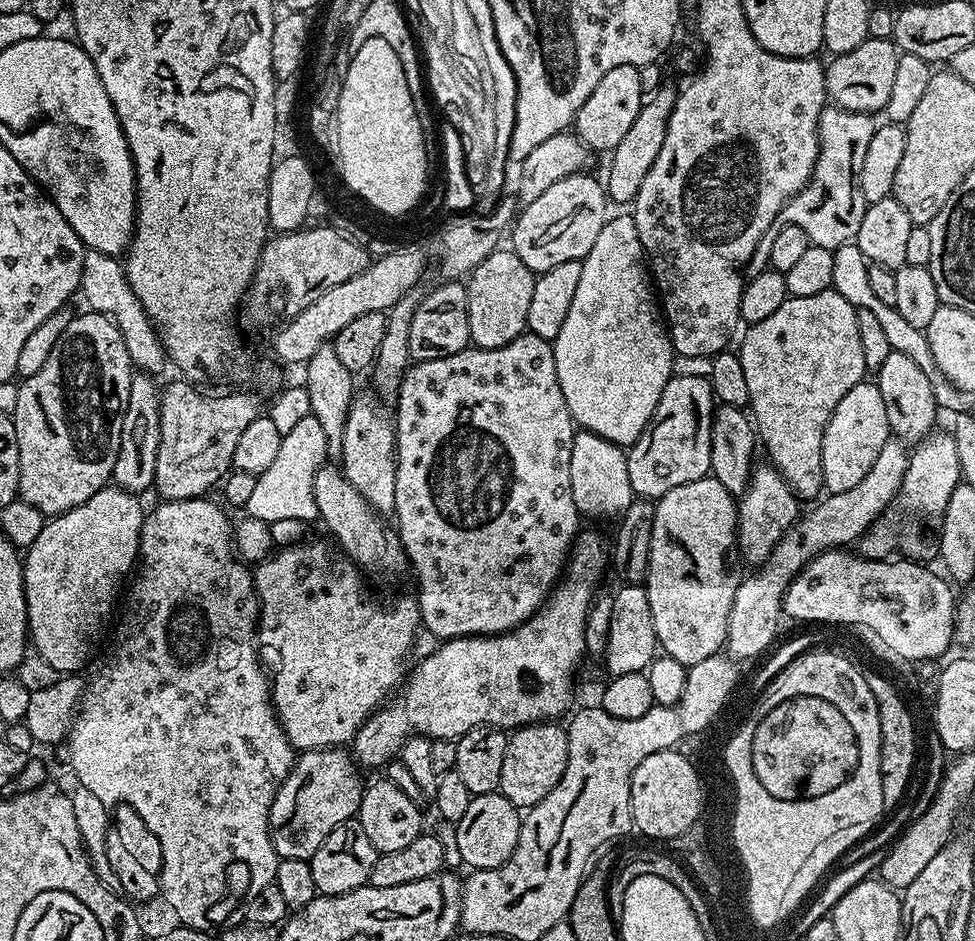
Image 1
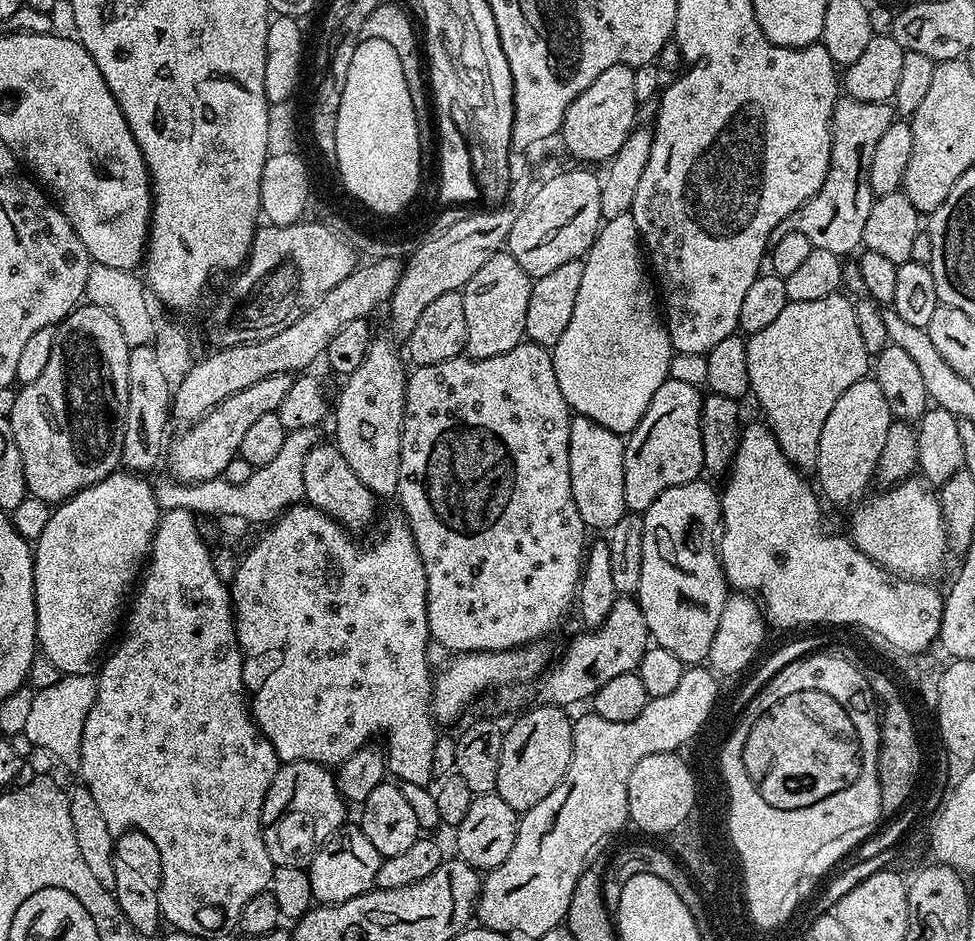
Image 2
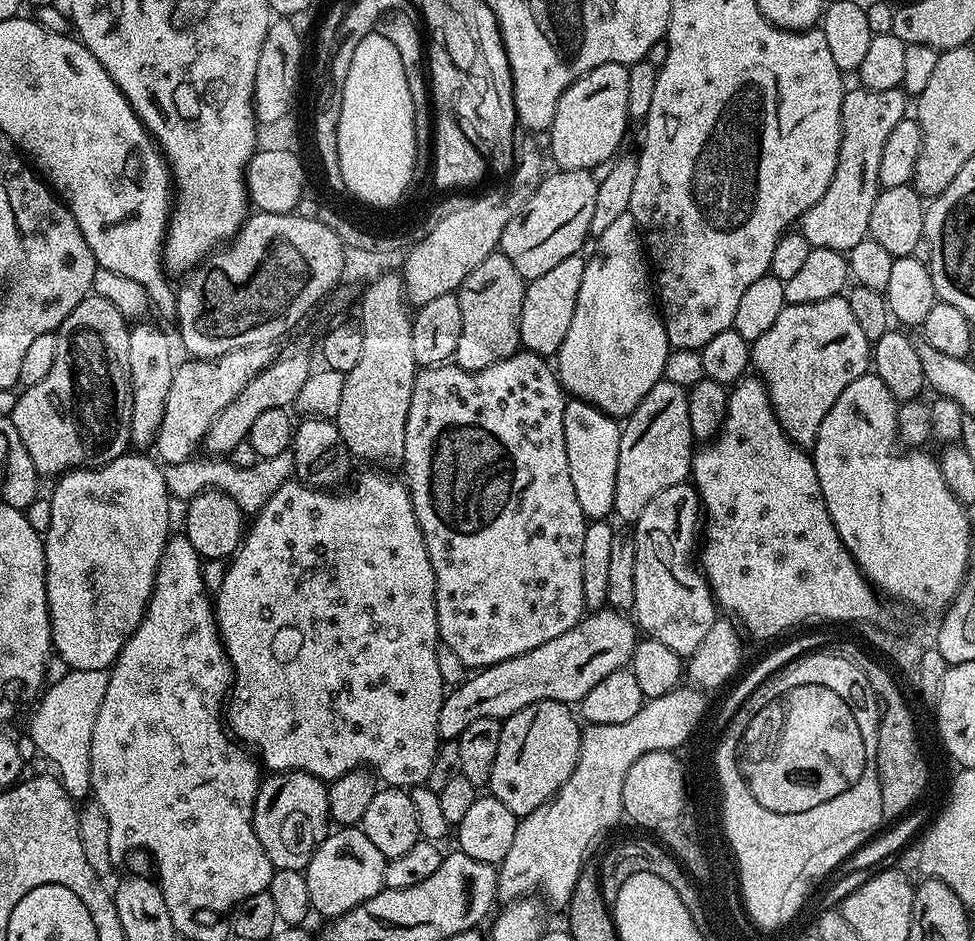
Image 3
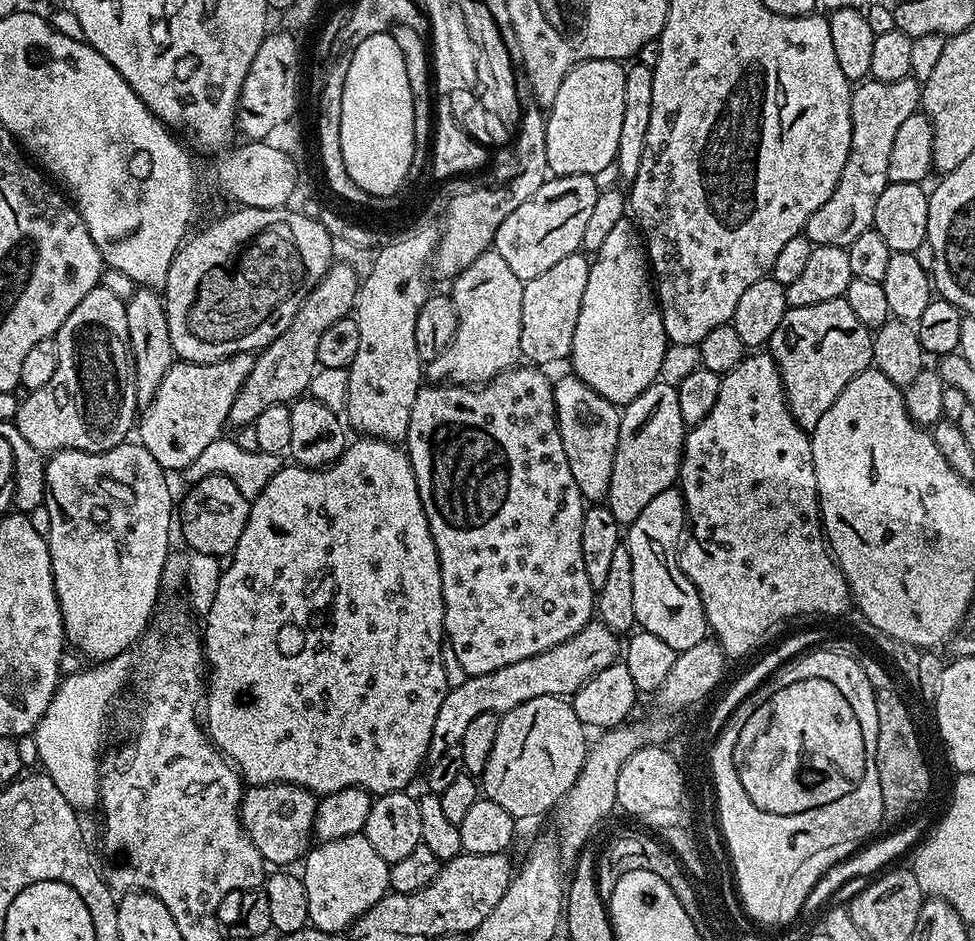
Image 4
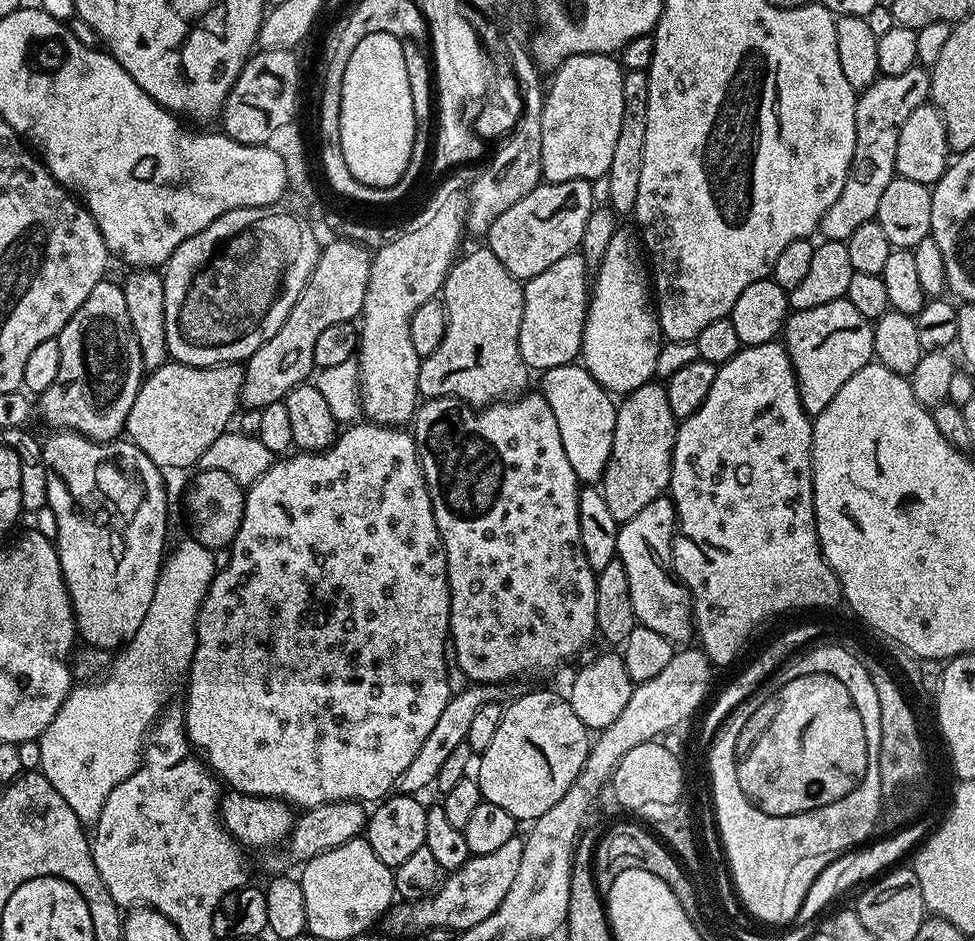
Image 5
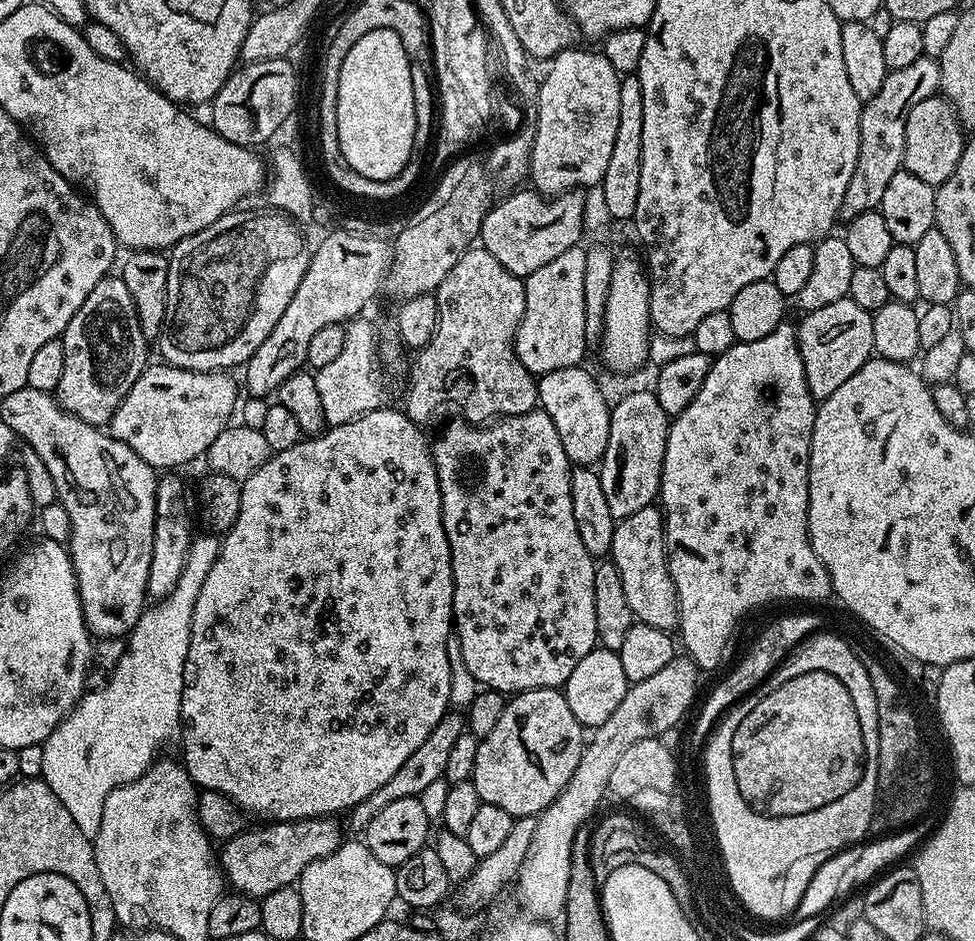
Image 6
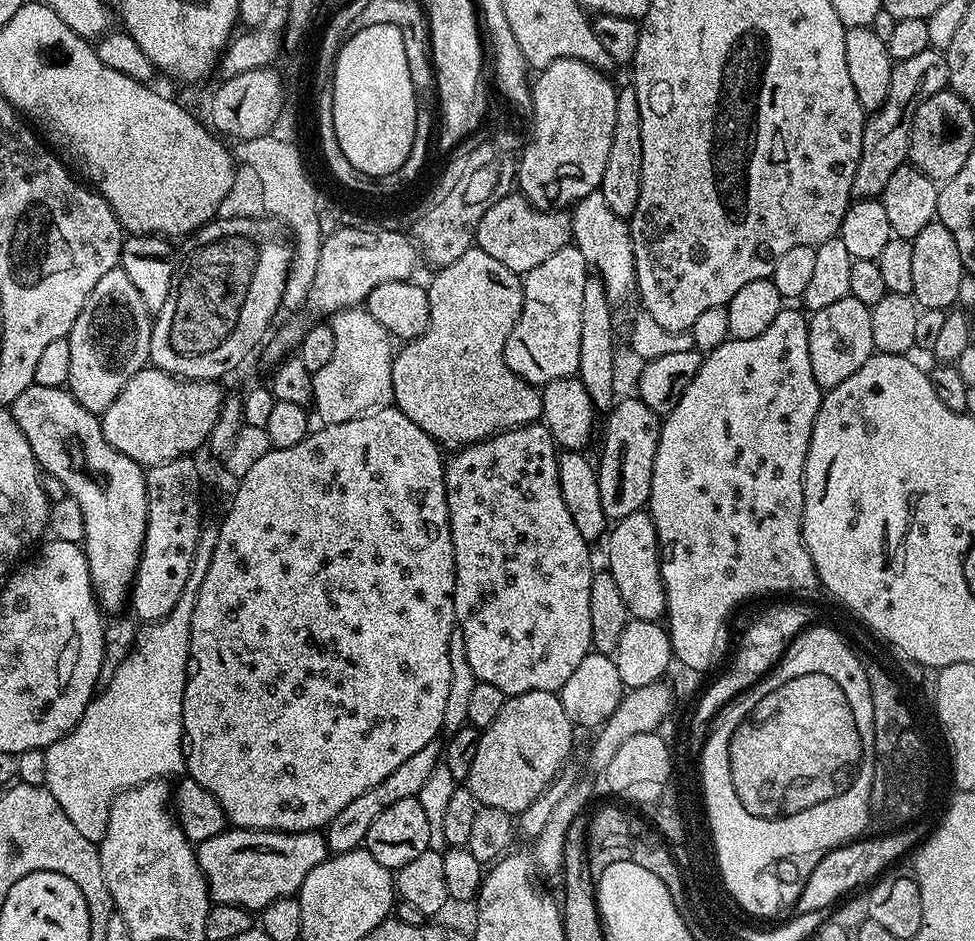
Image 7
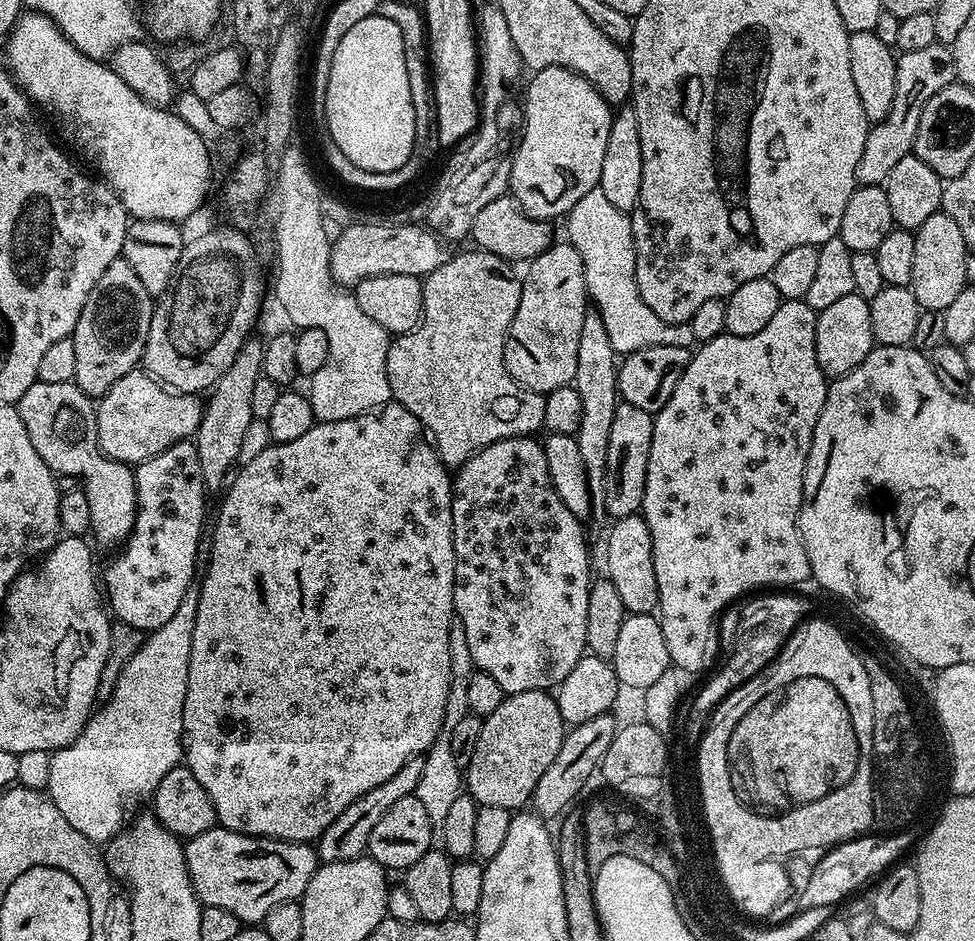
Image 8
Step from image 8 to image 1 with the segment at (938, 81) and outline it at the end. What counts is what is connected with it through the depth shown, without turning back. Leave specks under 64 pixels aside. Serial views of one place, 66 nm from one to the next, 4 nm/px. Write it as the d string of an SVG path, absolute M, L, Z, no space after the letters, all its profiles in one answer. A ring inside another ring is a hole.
M835 106L824 107L816 131L820 135L820 149L814 162L812 176L799 196L795 196L786 206L782 206L782 210L778 210L778 218L770 222L770 230L766 230L758 246L754 246L754 254L744 265L744 275L748 280L758 278L758 274L762 274L769 267L768 259L774 238L778 230L782 230L782 226L787 224L802 226L809 241L823 248L835 250L845 242L855 241L858 226L862 226L862 214L866 207L860 189L862 158L866 158L870 138L874 138L878 127L877 121L872 120L875 119L866 112L851 112Z

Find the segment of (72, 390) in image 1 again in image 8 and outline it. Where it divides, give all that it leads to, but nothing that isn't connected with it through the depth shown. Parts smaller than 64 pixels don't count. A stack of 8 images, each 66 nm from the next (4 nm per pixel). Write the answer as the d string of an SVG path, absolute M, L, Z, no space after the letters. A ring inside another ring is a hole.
M123 258L110 262L106 266L106 274L98 278L94 290L90 290L90 298L86 298L86 306L82 306L82 314L78 314L78 322L72 331L71 340L74 342L74 383L84 391L87 396L99 398L122 378L122 374L137 371L138 365L144 358L146 334L150 334L150 322L154 311L154 298L142 286L138 274Z

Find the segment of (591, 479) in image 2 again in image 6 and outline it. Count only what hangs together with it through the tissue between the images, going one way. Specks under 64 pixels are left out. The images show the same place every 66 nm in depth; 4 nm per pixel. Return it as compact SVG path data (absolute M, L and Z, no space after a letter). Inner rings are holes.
M584 366L563 367L539 377L537 401L539 407L550 414L569 463L576 466L595 465L605 452L611 409L597 382Z

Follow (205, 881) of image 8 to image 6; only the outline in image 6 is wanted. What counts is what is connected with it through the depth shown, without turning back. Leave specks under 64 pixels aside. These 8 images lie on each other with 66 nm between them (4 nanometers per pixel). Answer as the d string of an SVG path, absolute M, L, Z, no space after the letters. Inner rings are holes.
M315 816L305 820L281 820L268 822L265 828L239 832L232 840L223 845L218 852L218 867L223 879L228 880L237 892L246 896L262 898L274 890L295 885L302 870L326 854L334 854L342 843L339 819L331 816Z

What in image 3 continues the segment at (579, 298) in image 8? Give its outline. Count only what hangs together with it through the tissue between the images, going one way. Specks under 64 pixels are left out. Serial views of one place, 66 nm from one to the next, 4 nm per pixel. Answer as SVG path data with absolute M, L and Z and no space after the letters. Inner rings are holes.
M577 254L558 262L558 266L551 268L547 274L542 274L542 278L527 281L520 315L520 343L523 351L533 352L545 358L555 357L559 352L566 338L566 330L570 330L570 322L574 318L574 306L578 306L578 289L582 286L585 263L585 257Z

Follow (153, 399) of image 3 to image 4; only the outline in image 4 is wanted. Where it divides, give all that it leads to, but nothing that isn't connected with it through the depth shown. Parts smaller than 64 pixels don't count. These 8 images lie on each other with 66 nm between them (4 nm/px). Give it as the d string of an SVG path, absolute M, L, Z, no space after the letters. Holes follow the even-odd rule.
M137 287L132 296L126 300L126 330L130 330L136 402L137 405L147 406L154 398L158 386L162 386L162 378L166 378L166 370L170 370L174 362L164 297L157 289Z

